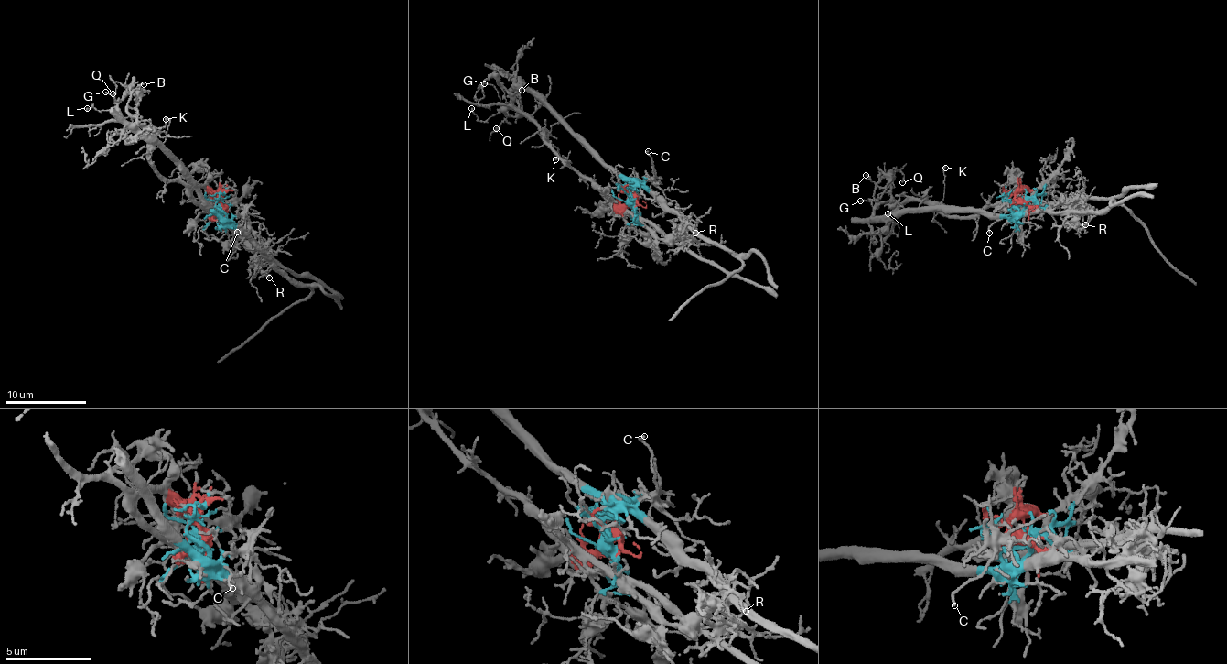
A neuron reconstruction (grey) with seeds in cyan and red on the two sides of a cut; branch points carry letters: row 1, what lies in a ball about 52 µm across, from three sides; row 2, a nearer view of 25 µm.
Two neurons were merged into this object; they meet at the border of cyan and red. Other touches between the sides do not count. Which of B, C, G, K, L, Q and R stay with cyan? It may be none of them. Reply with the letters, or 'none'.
B, C, R

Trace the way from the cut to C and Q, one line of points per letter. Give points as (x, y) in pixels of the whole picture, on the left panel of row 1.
C: (223, 208), (226, 219), (243, 219), (236, 233)
Q: (223, 208), (215, 194), (157, 172), (145, 130), (129, 125), (118, 107), (126, 86), (114, 84), (113, 93)

